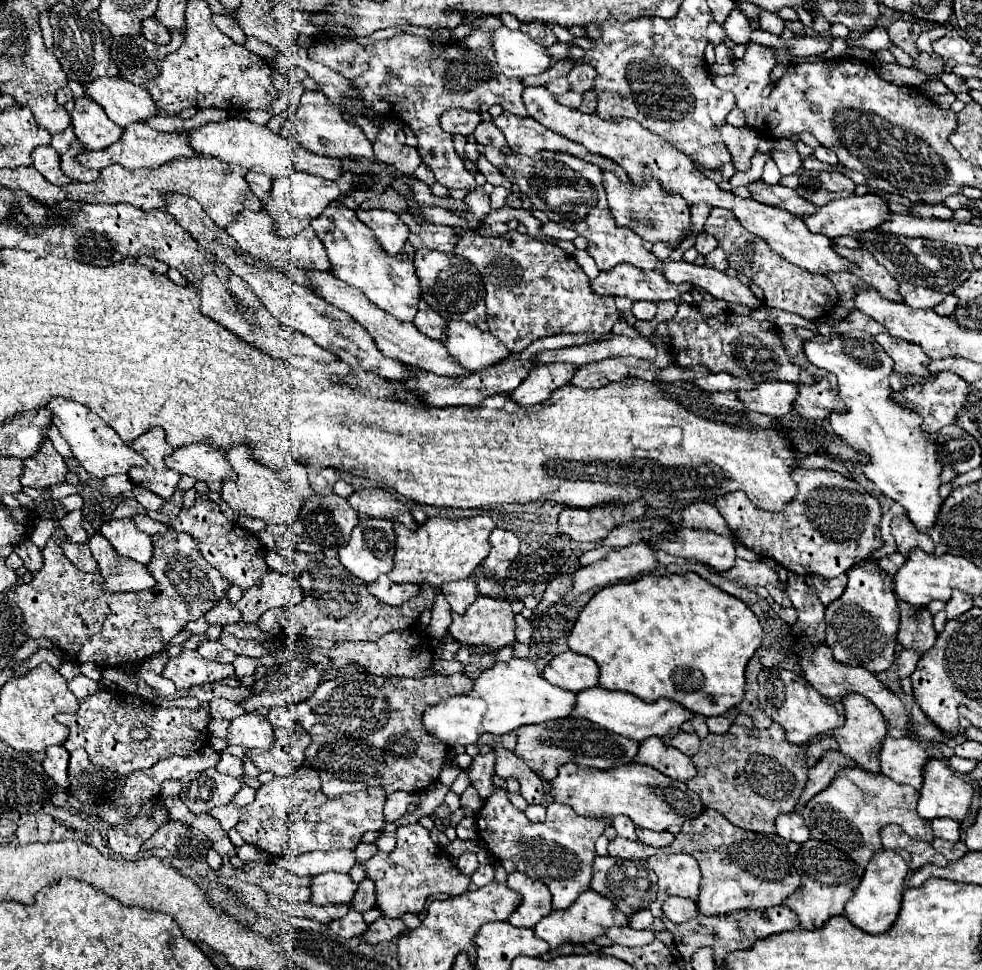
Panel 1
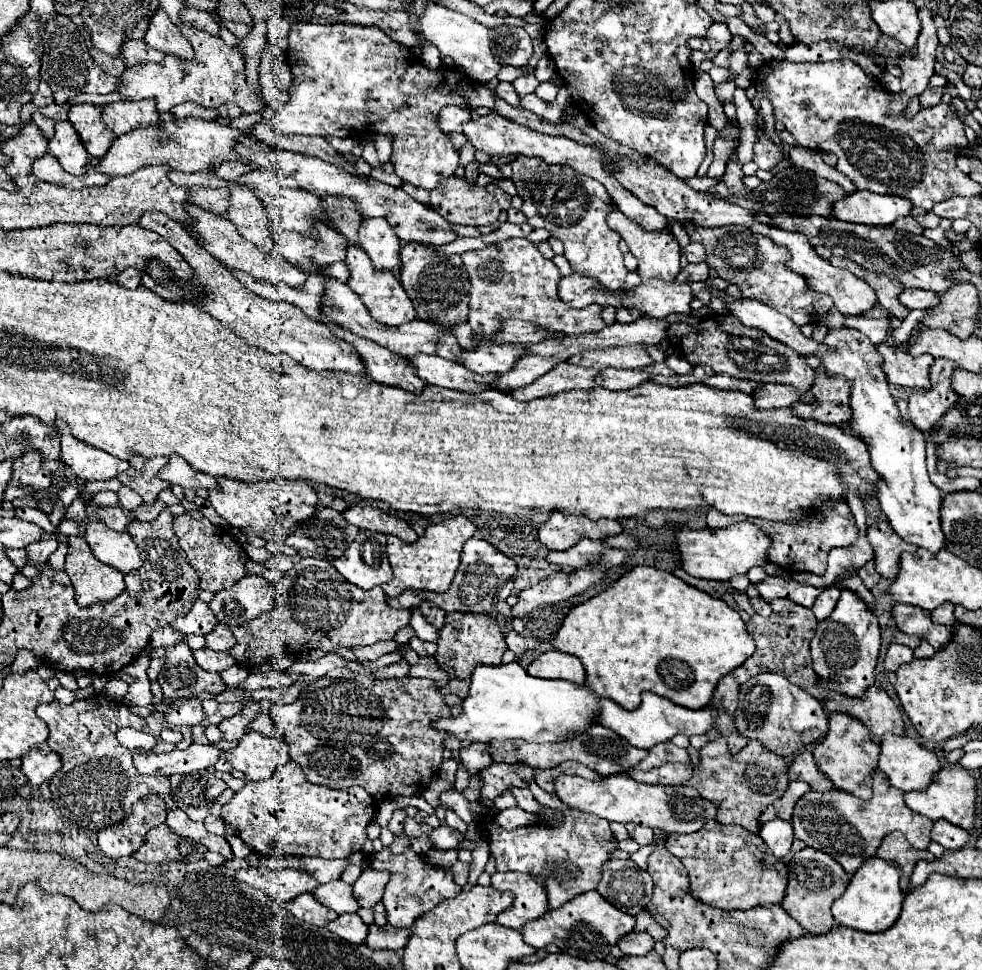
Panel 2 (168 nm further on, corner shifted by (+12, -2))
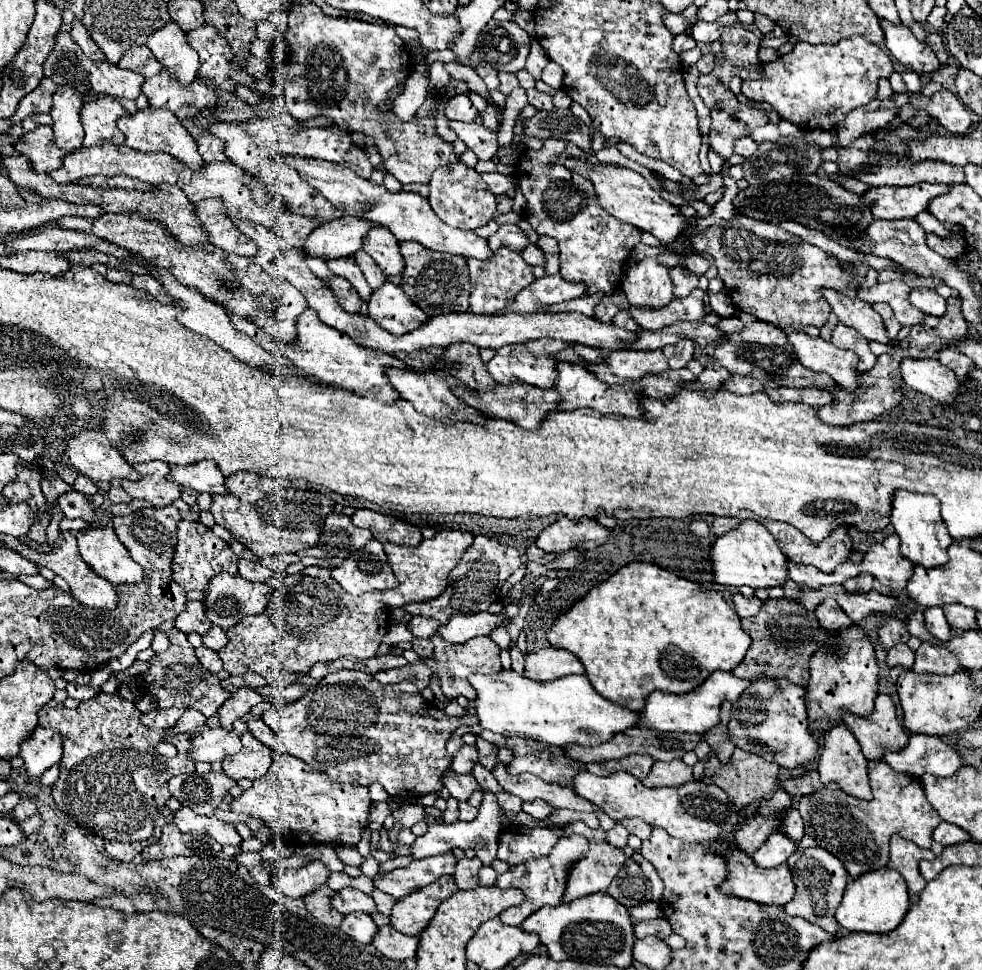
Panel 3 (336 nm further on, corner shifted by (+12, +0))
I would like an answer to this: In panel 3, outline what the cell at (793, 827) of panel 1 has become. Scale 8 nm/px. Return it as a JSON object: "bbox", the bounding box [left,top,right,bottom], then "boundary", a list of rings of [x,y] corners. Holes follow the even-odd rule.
{"bbox":[752,830,796,868],"boundary":[[[776,830],[752,854],[752,860],[762,868],[774,868],[774,866],[784,864],[794,850],[796,850],[796,844],[790,840],[790,836],[784,834],[782,830]]]}

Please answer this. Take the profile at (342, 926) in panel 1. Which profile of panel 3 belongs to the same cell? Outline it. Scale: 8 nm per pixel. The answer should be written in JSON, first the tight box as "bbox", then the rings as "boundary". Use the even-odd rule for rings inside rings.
{"bbox":[340,912,378,944],"boundary":[[[354,912],[354,914],[346,914],[342,924],[340,924],[340,930],[346,932],[352,940],[356,942],[362,942],[362,944],[370,944],[372,938],[374,938],[374,932],[378,930],[378,926],[372,922],[370,914],[364,914],[364,912]]]}

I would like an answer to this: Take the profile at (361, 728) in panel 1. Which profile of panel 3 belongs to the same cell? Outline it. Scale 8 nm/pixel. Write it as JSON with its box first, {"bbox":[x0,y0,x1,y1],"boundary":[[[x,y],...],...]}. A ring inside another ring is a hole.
{"bbox":[262,670,472,800],"boundary":[[[340,670],[322,678],[316,686],[310,686],[300,700],[262,712],[262,720],[274,730],[276,738],[284,742],[288,754],[328,774],[332,780],[356,782],[360,786],[378,782],[392,798],[402,800],[442,790],[442,776],[450,768],[446,742],[456,728],[472,724],[470,714],[452,718],[446,716],[444,710],[438,710],[432,704],[428,706],[416,684],[410,680],[398,684],[380,684],[362,670]]]}

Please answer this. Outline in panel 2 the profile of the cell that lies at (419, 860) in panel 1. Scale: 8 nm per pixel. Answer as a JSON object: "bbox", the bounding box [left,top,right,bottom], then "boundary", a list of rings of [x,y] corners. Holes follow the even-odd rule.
{"bbox":[368,848,460,928],"boundary":[[[384,848],[376,854],[368,856],[370,868],[374,870],[388,870],[392,874],[390,882],[386,884],[384,892],[384,906],[386,906],[386,918],[396,928],[410,928],[422,914],[432,910],[438,902],[446,898],[454,898],[460,892],[460,886],[452,880],[450,870],[434,868],[426,864],[412,848],[406,848],[402,854],[392,854],[390,848]]]}

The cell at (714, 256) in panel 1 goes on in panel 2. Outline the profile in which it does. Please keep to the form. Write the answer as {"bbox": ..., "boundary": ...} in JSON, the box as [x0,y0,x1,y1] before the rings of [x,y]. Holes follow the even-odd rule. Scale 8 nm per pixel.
{"bbox":[676,262,708,284],"boundary":[[[702,262],[702,264],[688,264],[686,268],[682,268],[676,276],[676,282],[690,284],[690,282],[704,282],[706,278],[708,278],[708,264]]]}

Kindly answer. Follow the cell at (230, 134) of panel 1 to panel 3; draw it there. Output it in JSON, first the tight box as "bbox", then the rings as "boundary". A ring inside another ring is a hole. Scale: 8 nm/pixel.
{"bbox":[286,156,490,260],"boundary":[[[290,156],[286,158],[286,162],[290,166],[294,166],[300,174],[300,178],[304,182],[308,182],[316,192],[320,192],[330,204],[334,204],[336,208],[342,208],[344,214],[352,214],[358,218],[364,218],[372,224],[382,224],[388,226],[390,232],[398,238],[398,240],[414,240],[430,250],[438,250],[438,252],[448,252],[448,254],[460,254],[464,258],[480,258],[486,260],[486,256],[490,256],[490,248],[486,244],[484,238],[476,236],[474,232],[466,232],[466,230],[456,230],[450,228],[446,222],[442,222],[436,212],[430,208],[428,200],[422,198],[420,194],[414,192],[390,192],[386,190],[384,184],[374,184],[366,178],[360,178],[358,174],[354,174],[352,170],[334,164],[334,162],[326,162],[326,160],[316,160],[316,158],[298,158],[298,156]]]}

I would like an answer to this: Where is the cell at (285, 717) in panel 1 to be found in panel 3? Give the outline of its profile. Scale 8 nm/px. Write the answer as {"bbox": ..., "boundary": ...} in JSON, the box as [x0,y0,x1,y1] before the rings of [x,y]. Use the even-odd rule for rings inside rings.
{"bbox":[248,718,274,746],"boundary":[[[260,718],[256,720],[248,720],[248,730],[266,746],[274,746],[274,732],[270,730],[270,726],[266,726]]]}

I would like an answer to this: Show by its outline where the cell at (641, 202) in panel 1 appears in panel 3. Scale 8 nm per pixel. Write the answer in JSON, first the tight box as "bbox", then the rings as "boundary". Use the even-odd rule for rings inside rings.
{"bbox":[622,258,674,308],"boundary":[[[644,258],[642,262],[636,262],[630,272],[626,274],[622,282],[622,290],[628,298],[630,304],[634,306],[648,306],[648,308],[660,308],[662,304],[668,304],[674,298],[672,292],[672,278],[670,278],[670,268],[660,264],[658,258]]]}

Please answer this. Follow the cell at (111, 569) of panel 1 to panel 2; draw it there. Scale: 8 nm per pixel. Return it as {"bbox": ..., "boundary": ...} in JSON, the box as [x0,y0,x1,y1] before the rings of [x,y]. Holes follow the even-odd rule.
{"bbox":[64,536,124,606],"boundary":[[[82,536],[68,538],[64,570],[74,586],[78,606],[112,600],[124,590],[124,574],[98,562]]]}

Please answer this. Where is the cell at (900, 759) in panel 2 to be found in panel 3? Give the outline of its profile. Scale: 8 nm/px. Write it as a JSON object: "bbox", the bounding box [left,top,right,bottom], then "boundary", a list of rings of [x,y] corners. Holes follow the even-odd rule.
{"bbox":[884,734,962,778],"boundary":[[[912,734],[908,746],[898,752],[886,752],[884,762],[902,774],[932,774],[936,778],[952,776],[962,766],[954,748],[944,744],[940,738],[926,734]]]}

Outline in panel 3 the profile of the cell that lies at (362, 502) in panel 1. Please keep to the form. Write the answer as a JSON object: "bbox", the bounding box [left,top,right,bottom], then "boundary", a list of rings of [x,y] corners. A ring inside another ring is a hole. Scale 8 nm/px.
{"bbox":[350,508,422,546],"boundary":[[[358,508],[350,518],[354,526],[368,528],[374,534],[374,538],[384,542],[394,542],[404,546],[418,546],[422,542],[422,534],[418,526],[402,522],[394,514],[382,514],[382,512]]]}

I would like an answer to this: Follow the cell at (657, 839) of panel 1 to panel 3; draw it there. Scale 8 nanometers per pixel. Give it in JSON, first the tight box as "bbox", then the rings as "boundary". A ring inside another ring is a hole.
{"bbox":[622,818,652,840],"boundary":[[[624,818],[622,824],[624,824],[624,828],[626,828],[630,834],[638,836],[640,840],[646,840],[646,838],[650,836],[650,832],[652,832],[652,826],[646,824],[644,820],[638,820],[638,818]]]}

